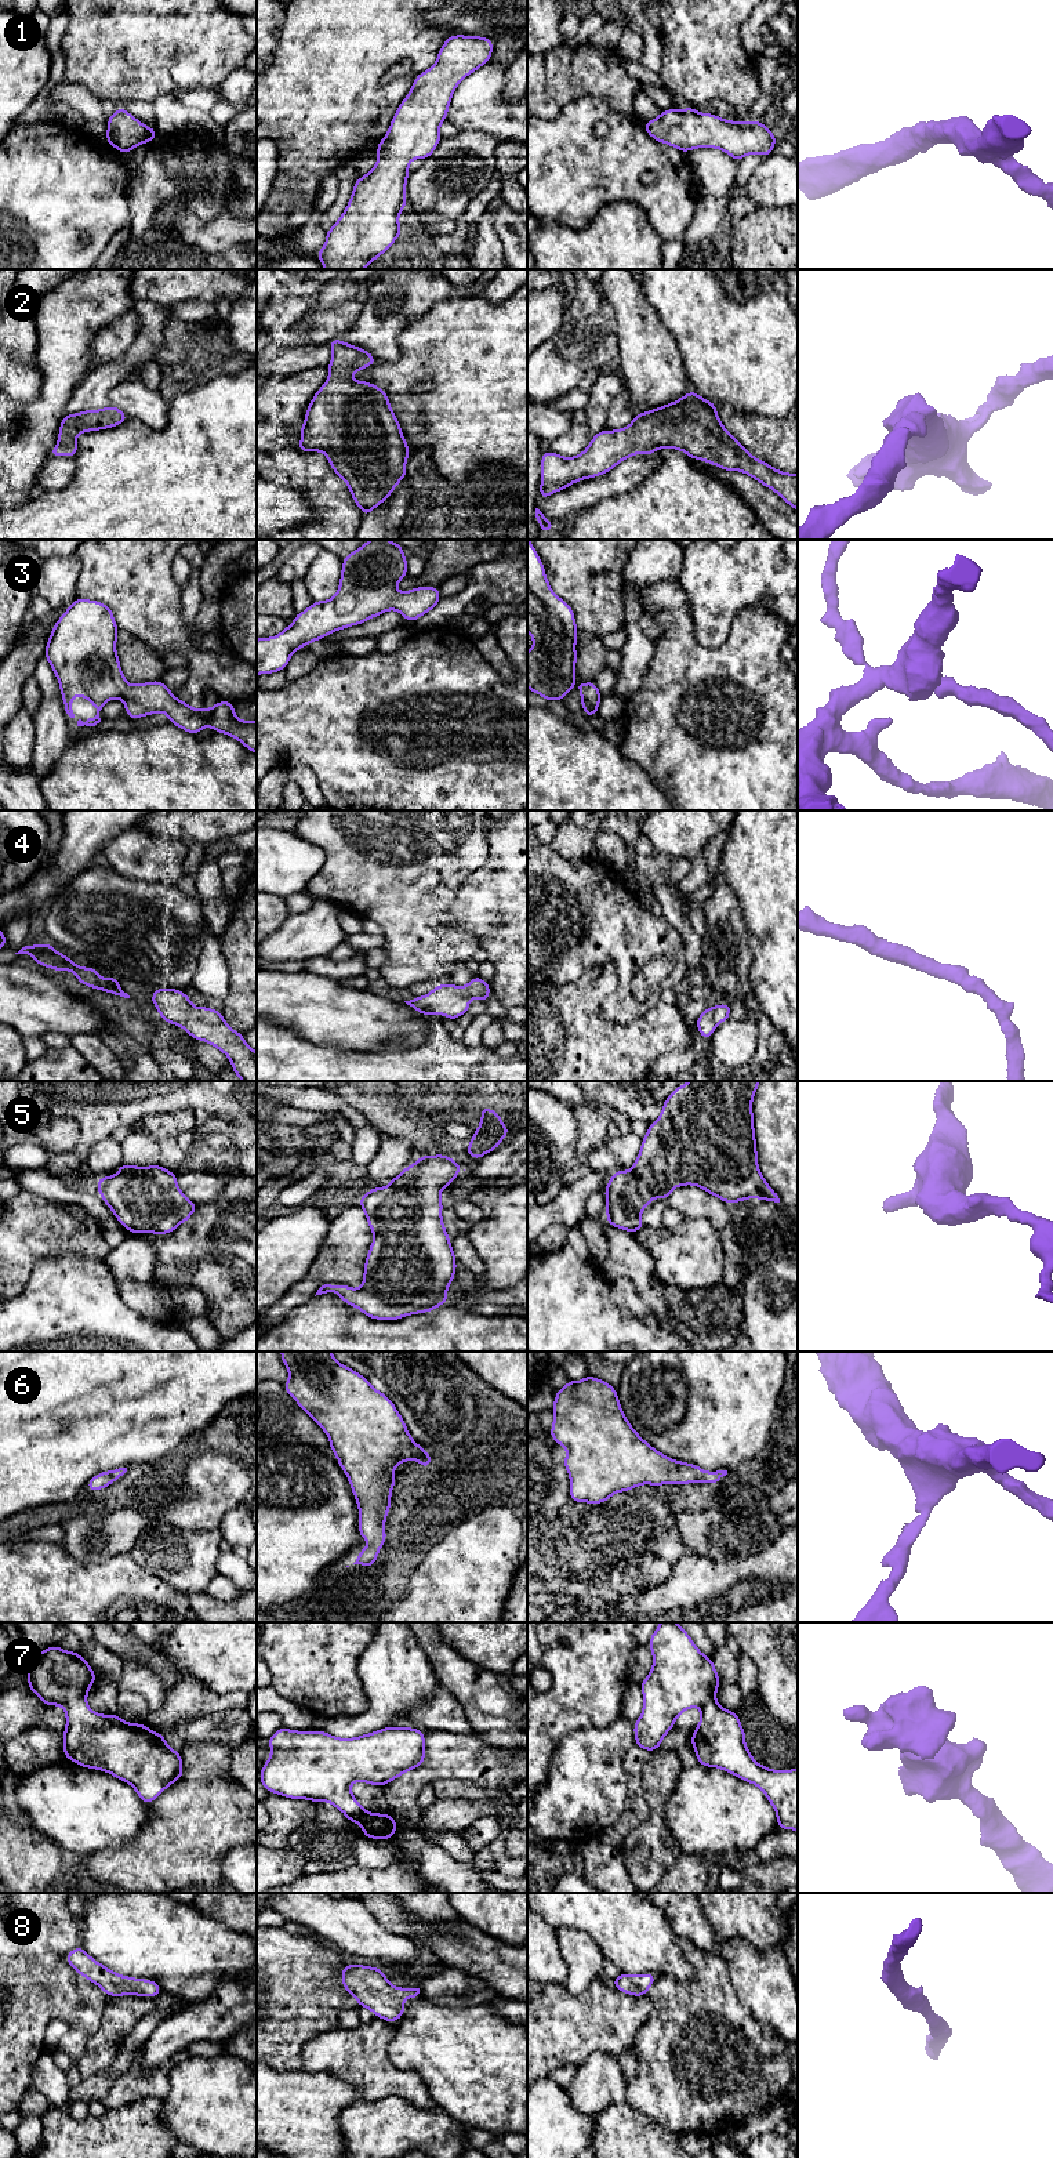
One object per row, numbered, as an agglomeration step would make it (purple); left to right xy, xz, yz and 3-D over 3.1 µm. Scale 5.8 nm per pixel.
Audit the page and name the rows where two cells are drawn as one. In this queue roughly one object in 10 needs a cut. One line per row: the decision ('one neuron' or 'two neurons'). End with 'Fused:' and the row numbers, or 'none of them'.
1: one neuron
2: one neuron
3: one neuron
4: one neuron
5: one neuron
6: one neuron
7: one neuron
8: one neuron
Fused: none of them

